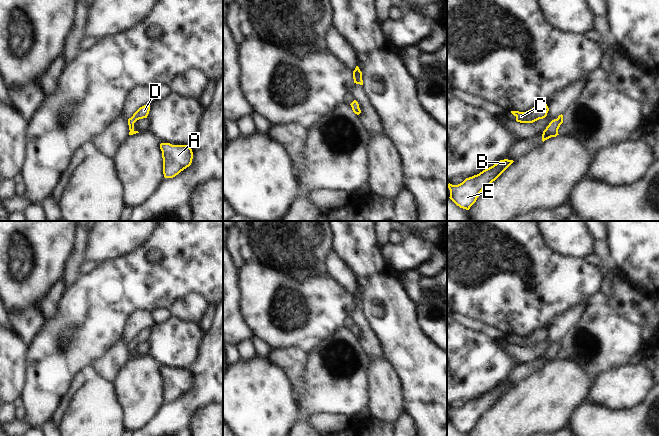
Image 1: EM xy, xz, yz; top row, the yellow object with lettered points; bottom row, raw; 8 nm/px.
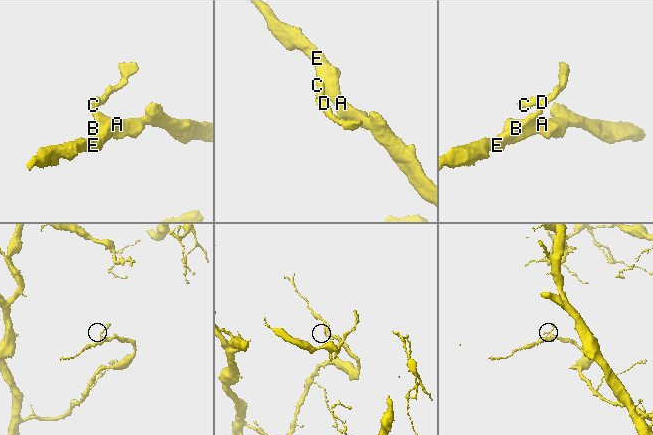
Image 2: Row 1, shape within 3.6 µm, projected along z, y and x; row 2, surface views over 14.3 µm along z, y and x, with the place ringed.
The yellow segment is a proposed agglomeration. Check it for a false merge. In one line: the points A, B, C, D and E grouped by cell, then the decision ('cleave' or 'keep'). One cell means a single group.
A B C D E; keep

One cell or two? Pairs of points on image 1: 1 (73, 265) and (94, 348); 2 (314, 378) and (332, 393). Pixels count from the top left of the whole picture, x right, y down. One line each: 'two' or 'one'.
1: two
2: one

